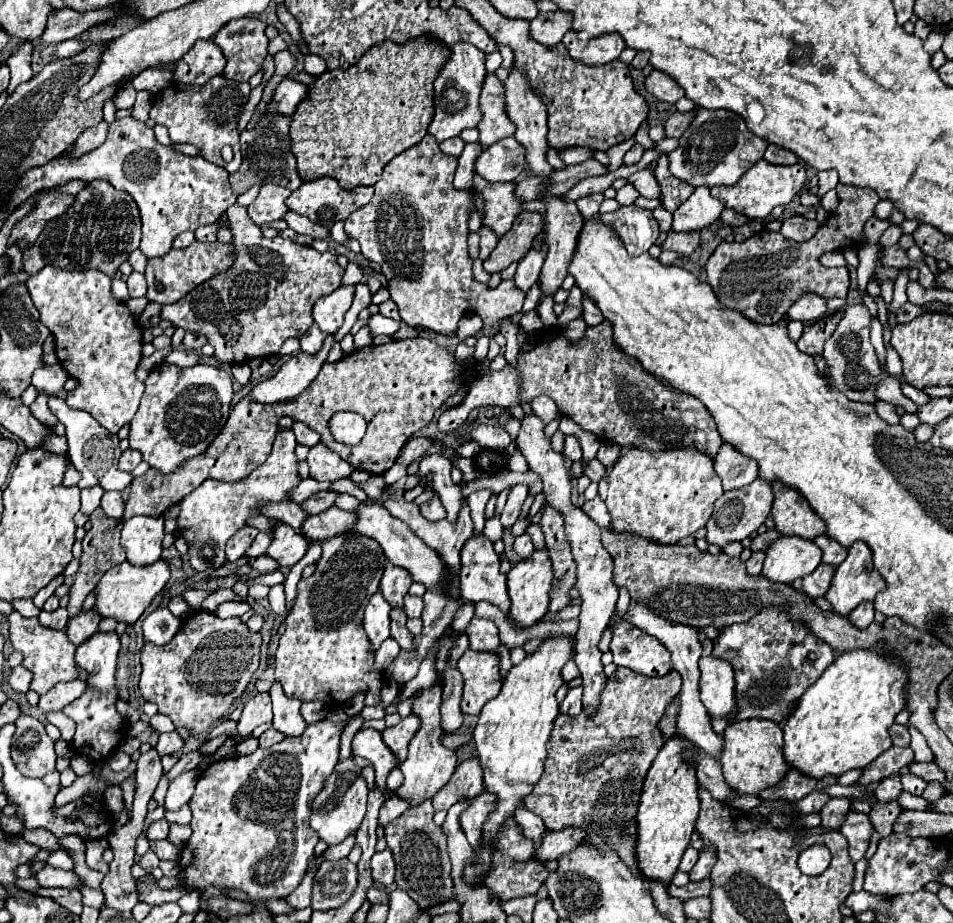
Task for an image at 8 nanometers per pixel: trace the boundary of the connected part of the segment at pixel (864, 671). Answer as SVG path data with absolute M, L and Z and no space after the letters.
M877 644L871 650L855 650L843 652L835 658L835 662L821 674L821 678L807 688L807 692L799 698L797 708L785 720L783 726L783 758L787 764L809 778L821 780L823 776L841 776L847 770L869 766L879 754L891 748L889 726L895 722L895 716L905 708L905 688L907 688L907 672L903 664L883 652L883 644Z

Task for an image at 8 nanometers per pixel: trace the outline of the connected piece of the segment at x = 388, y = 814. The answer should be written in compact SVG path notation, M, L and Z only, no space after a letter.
M393 794L389 800L385 800L385 804L381 806L381 812L379 812L379 824L389 824L391 820L399 818L405 810L409 808L409 802L399 798L397 794Z

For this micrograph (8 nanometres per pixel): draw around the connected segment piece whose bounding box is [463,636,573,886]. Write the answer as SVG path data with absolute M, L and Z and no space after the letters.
M549 636L541 644L535 654L529 654L519 666L513 666L507 674L501 692L489 700L481 714L479 722L473 730L473 740L477 744L477 758L483 768L483 786L487 792L497 796L495 810L489 814L487 822L483 824L483 838L479 848L475 850L473 860L467 862L463 870L463 880L469 886L477 886L485 882L493 866L493 852L495 838L501 826L515 814L521 806L523 796L527 796L533 786L539 782L545 764L545 744L549 740L553 722L559 714L559 704L555 698L557 688L563 684L561 668L573 656L573 642L571 636Z

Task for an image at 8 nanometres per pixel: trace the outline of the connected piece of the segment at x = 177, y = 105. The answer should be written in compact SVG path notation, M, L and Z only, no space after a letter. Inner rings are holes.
M223 76L211 78L203 86L189 86L189 84L177 84L171 82L163 92L159 92L151 106L151 120L157 124L163 124L169 130L169 136L175 144L193 144L201 150L201 156L221 168L225 168L229 174L237 172L241 166L241 152L239 152L239 132L237 132L237 120L243 112L243 106L249 98L251 86L247 82L233 82ZM225 144L233 146L233 160L225 162L221 158L221 148Z

